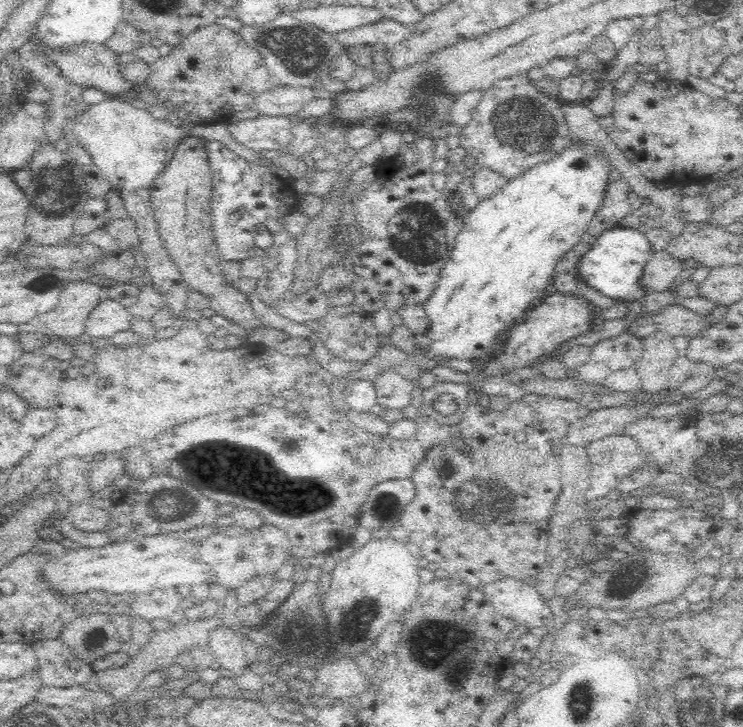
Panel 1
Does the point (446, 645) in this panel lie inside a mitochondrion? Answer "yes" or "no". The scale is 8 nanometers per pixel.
yes

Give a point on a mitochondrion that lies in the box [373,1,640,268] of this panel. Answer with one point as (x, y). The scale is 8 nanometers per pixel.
(526, 125)

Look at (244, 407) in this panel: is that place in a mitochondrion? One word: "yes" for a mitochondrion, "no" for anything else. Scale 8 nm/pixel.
no

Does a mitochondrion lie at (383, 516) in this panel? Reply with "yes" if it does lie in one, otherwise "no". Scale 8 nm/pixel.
yes

